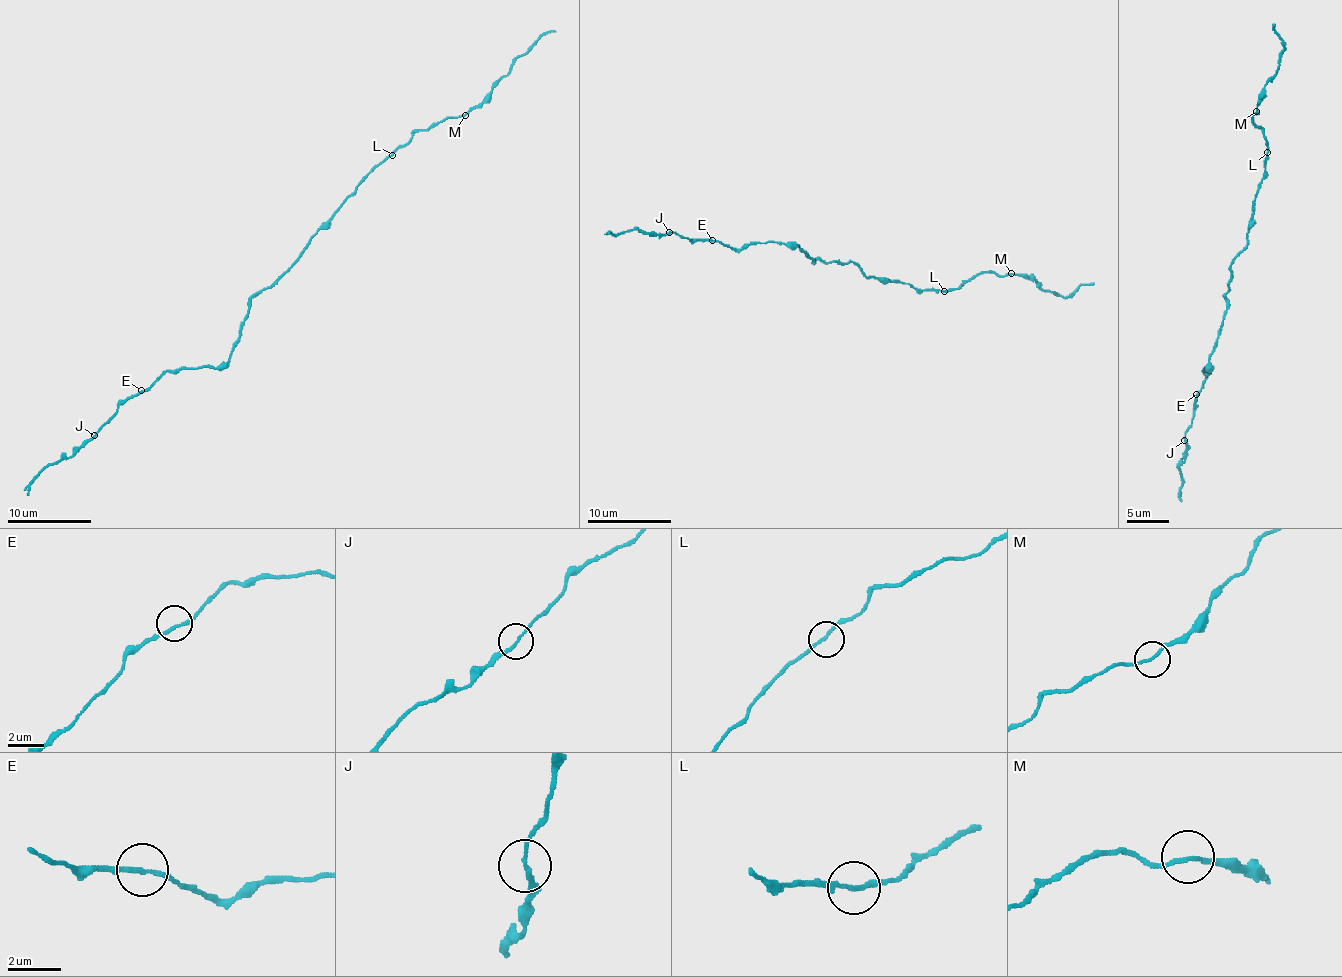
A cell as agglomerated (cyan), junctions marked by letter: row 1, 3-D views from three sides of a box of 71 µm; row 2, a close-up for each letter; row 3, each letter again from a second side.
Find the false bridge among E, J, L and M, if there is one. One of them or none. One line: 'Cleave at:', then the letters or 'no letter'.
Cleave at: J

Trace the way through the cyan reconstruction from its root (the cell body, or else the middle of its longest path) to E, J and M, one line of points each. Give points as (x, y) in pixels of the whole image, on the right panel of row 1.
E: (1230, 267), (1230, 289), (1224, 297), (1226, 314), (1208, 367), (1202, 370), (1207, 374), (1203, 387), (1196, 394)
J: (1230, 267), (1226, 314), (1208, 367), (1202, 370), (1206, 379), (1196, 394), (1185, 441)
M: (1230, 267), (1246, 246), (1255, 195), (1265, 174), (1268, 146), (1263, 133), (1253, 122), (1256, 111)

